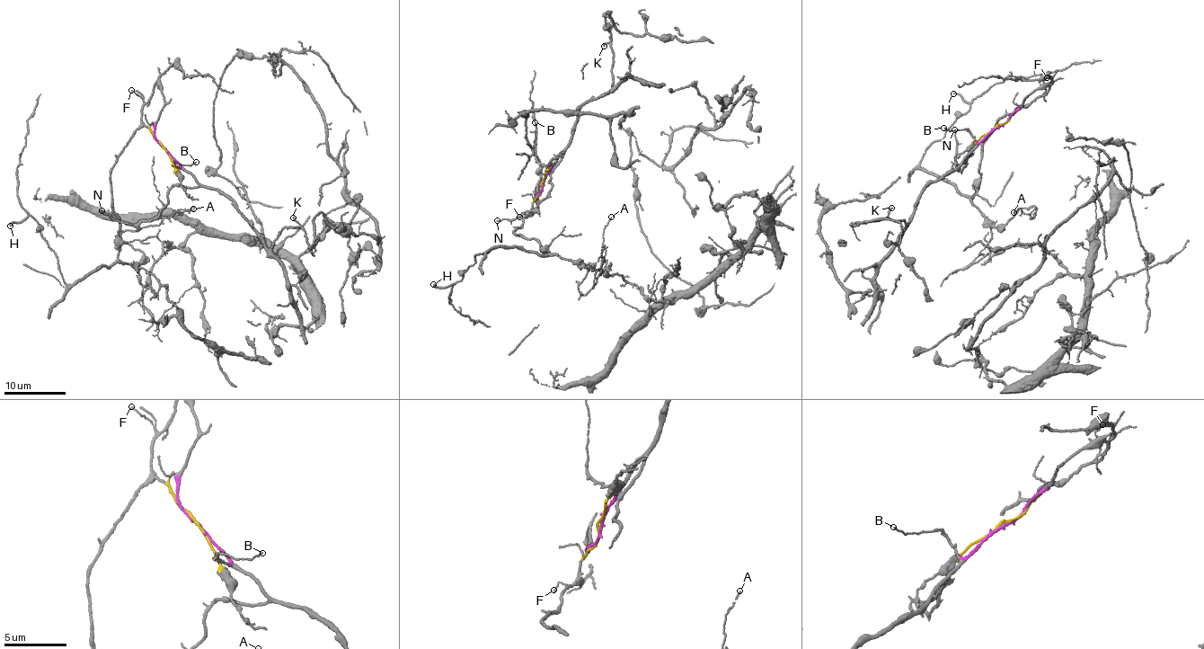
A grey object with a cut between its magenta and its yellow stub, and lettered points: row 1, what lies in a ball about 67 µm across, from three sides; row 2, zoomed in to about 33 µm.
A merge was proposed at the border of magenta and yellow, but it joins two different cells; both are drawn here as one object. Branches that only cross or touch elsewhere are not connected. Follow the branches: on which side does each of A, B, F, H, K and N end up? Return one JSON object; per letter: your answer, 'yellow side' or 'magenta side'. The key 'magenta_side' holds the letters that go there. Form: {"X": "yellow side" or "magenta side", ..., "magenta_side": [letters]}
{"A": "yellow side", "B": "magenta side", "F": "yellow side", "H": "yellow side", "K": "magenta side", "N": "magenta side", "magenta_side": ["B", "K", "N"]}

